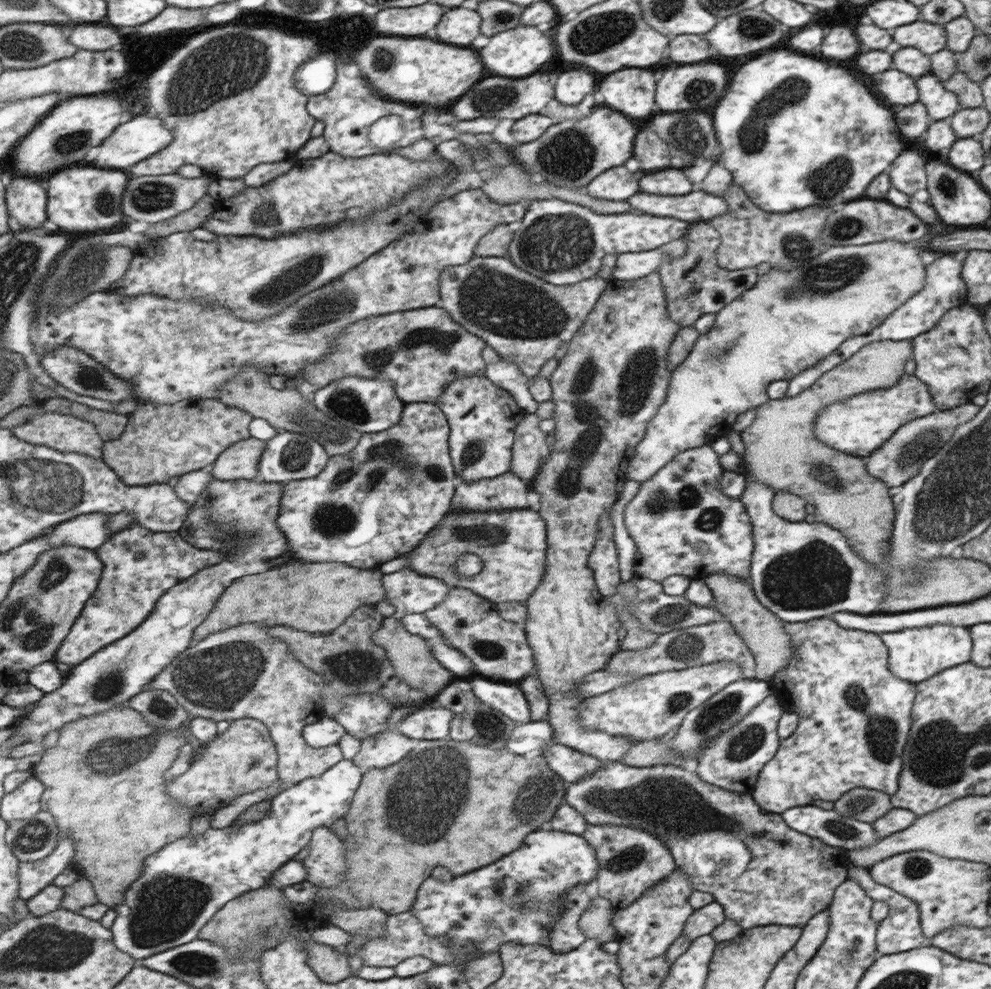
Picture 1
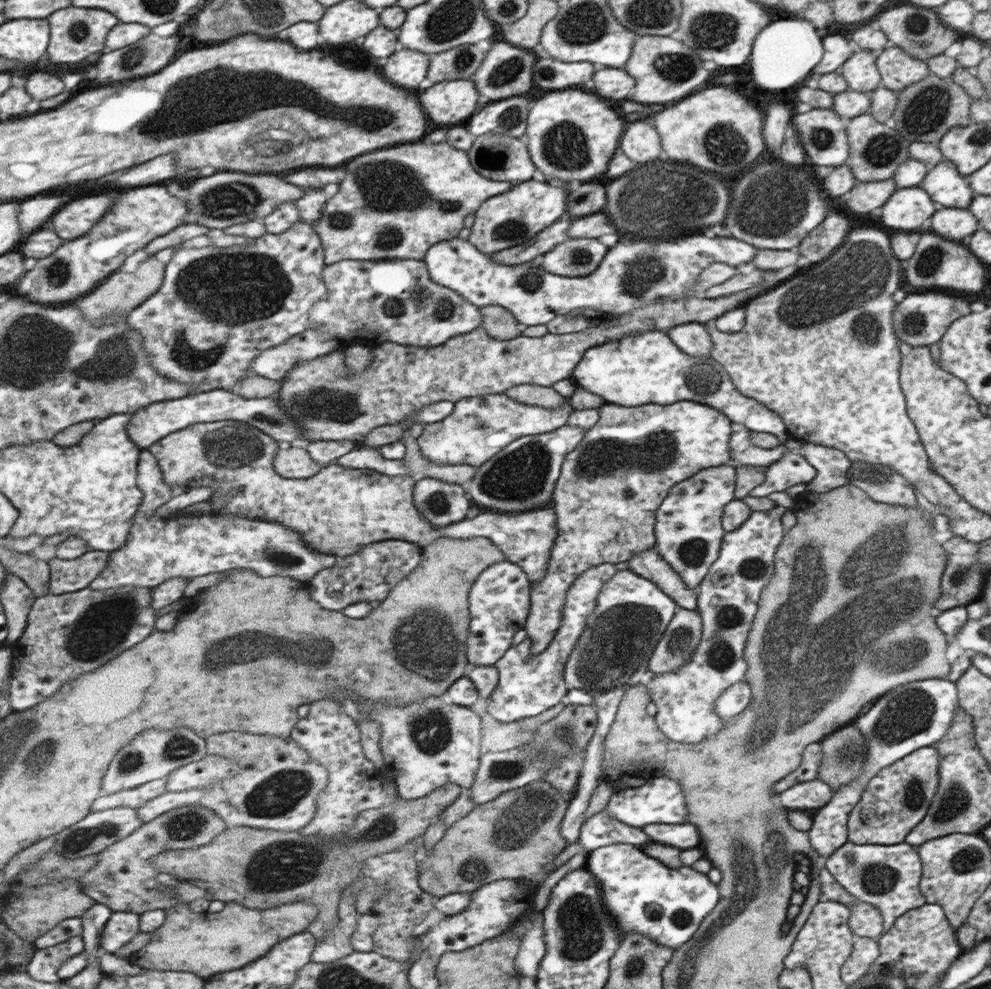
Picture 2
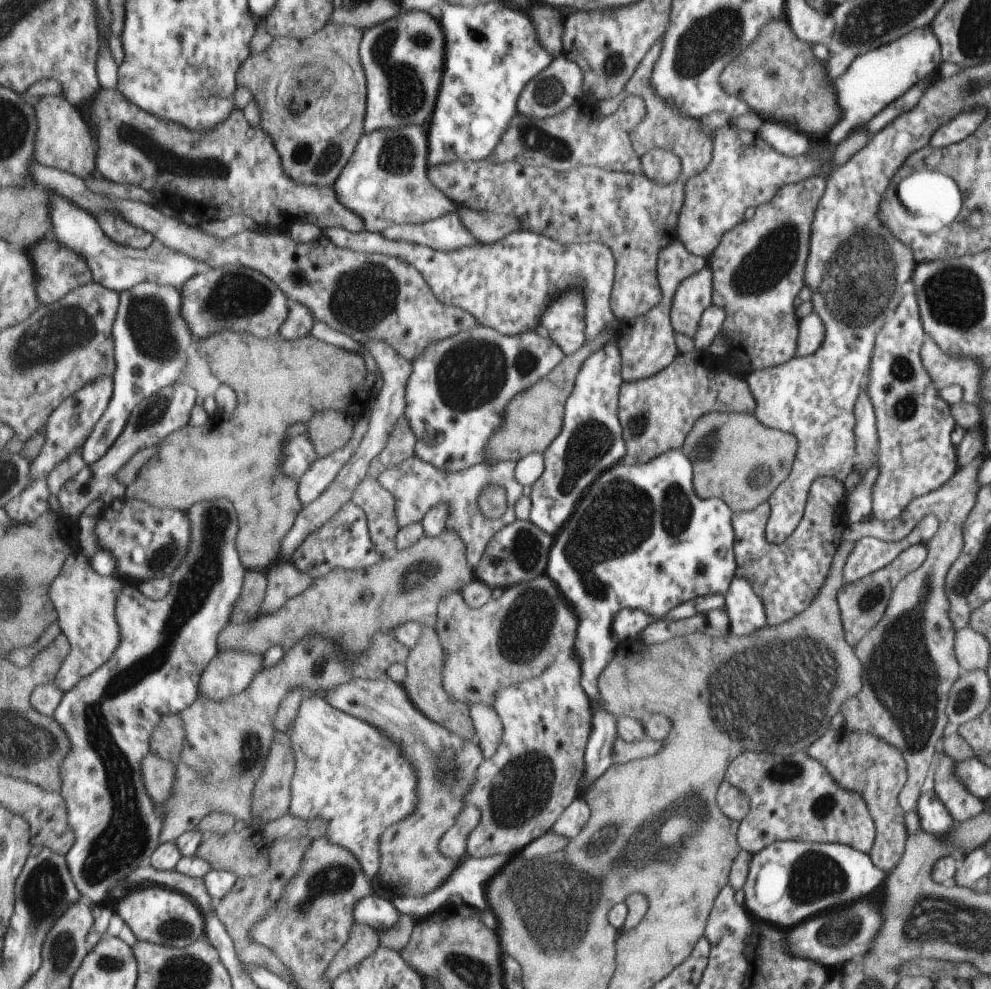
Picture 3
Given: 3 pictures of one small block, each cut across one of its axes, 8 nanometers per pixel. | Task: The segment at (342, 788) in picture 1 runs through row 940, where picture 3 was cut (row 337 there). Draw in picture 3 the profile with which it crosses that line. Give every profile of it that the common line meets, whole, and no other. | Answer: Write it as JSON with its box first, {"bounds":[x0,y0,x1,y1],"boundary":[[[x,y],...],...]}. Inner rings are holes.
{"bounds":[83,281,193,465],"boundary":[[[148,281],[121,293],[120,313],[114,324],[115,396],[83,446],[85,465],[95,464],[105,457],[107,448],[123,434],[137,404],[149,396],[158,395],[167,386],[177,384],[193,340],[193,328],[185,318],[184,304],[185,296],[181,289]]]}

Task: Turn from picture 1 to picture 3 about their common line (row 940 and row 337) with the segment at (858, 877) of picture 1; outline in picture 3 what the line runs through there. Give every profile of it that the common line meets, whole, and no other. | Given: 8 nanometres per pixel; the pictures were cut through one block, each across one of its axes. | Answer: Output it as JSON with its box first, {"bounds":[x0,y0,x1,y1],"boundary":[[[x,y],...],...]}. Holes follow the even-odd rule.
{"bounds":[867,292,958,521],"boundary":[[[914,292],[905,294],[900,306],[876,334],[867,374],[867,396],[876,423],[876,465],[880,471],[873,489],[875,520],[893,521],[900,517],[911,502],[942,489],[958,468],[956,442],[952,437],[956,420],[920,358],[925,336]]]}

